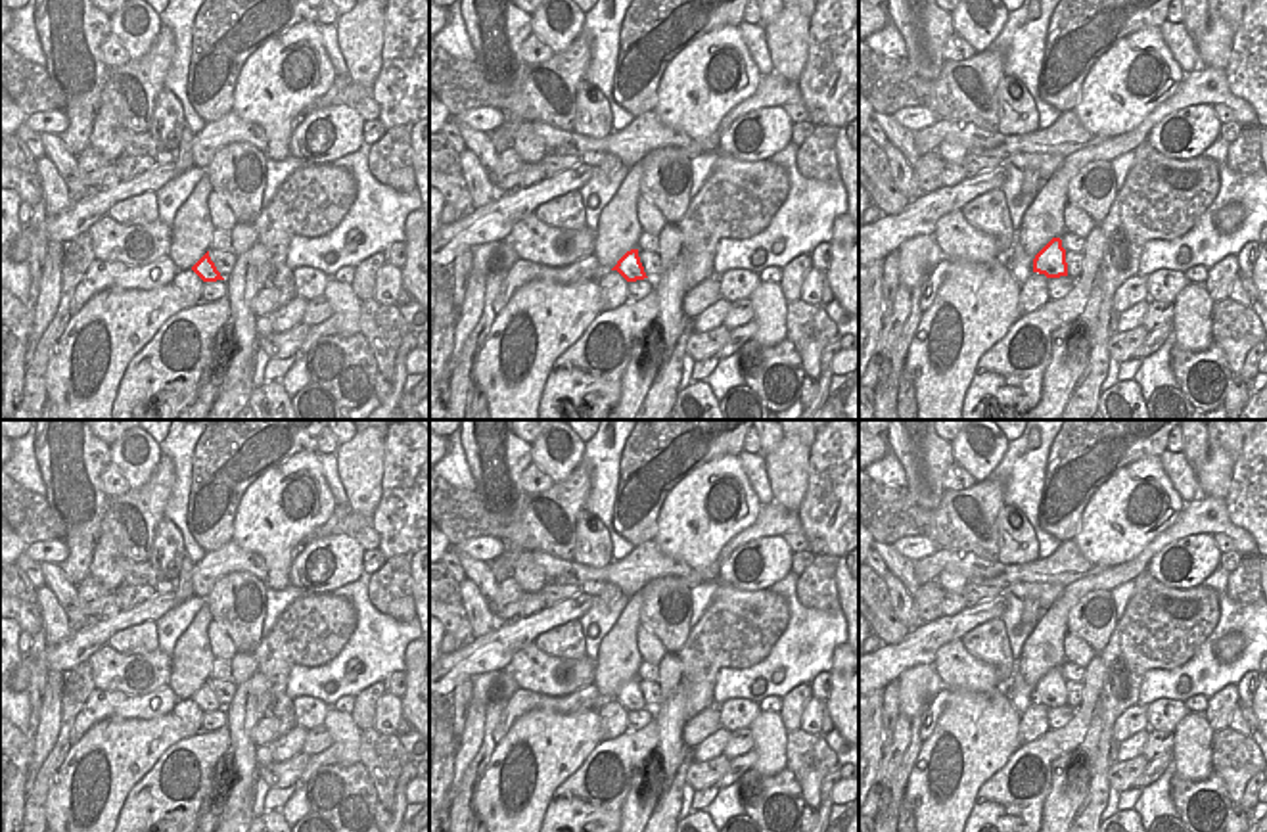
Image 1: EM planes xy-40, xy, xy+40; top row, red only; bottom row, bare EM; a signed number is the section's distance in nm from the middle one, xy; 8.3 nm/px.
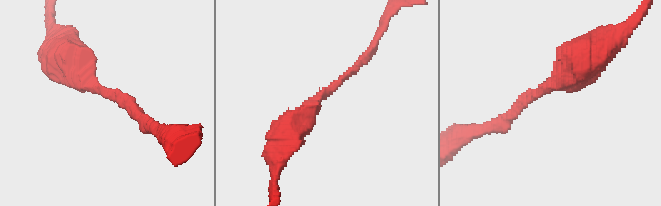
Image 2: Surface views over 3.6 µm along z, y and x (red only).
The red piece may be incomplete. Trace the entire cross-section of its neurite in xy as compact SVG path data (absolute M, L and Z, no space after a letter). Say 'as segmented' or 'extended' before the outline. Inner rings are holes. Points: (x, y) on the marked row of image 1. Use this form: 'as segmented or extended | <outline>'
as segmented | M638 249L627 251L611 270L617 270L627 282L648 278L640 263Z

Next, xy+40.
as segmented | M1052 238L1033 259L1033 272L1047 278L1068 276L1066 249L1060 238Z

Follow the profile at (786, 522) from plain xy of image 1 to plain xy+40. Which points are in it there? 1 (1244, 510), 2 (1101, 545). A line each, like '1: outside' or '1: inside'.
1: outside
2: outside

